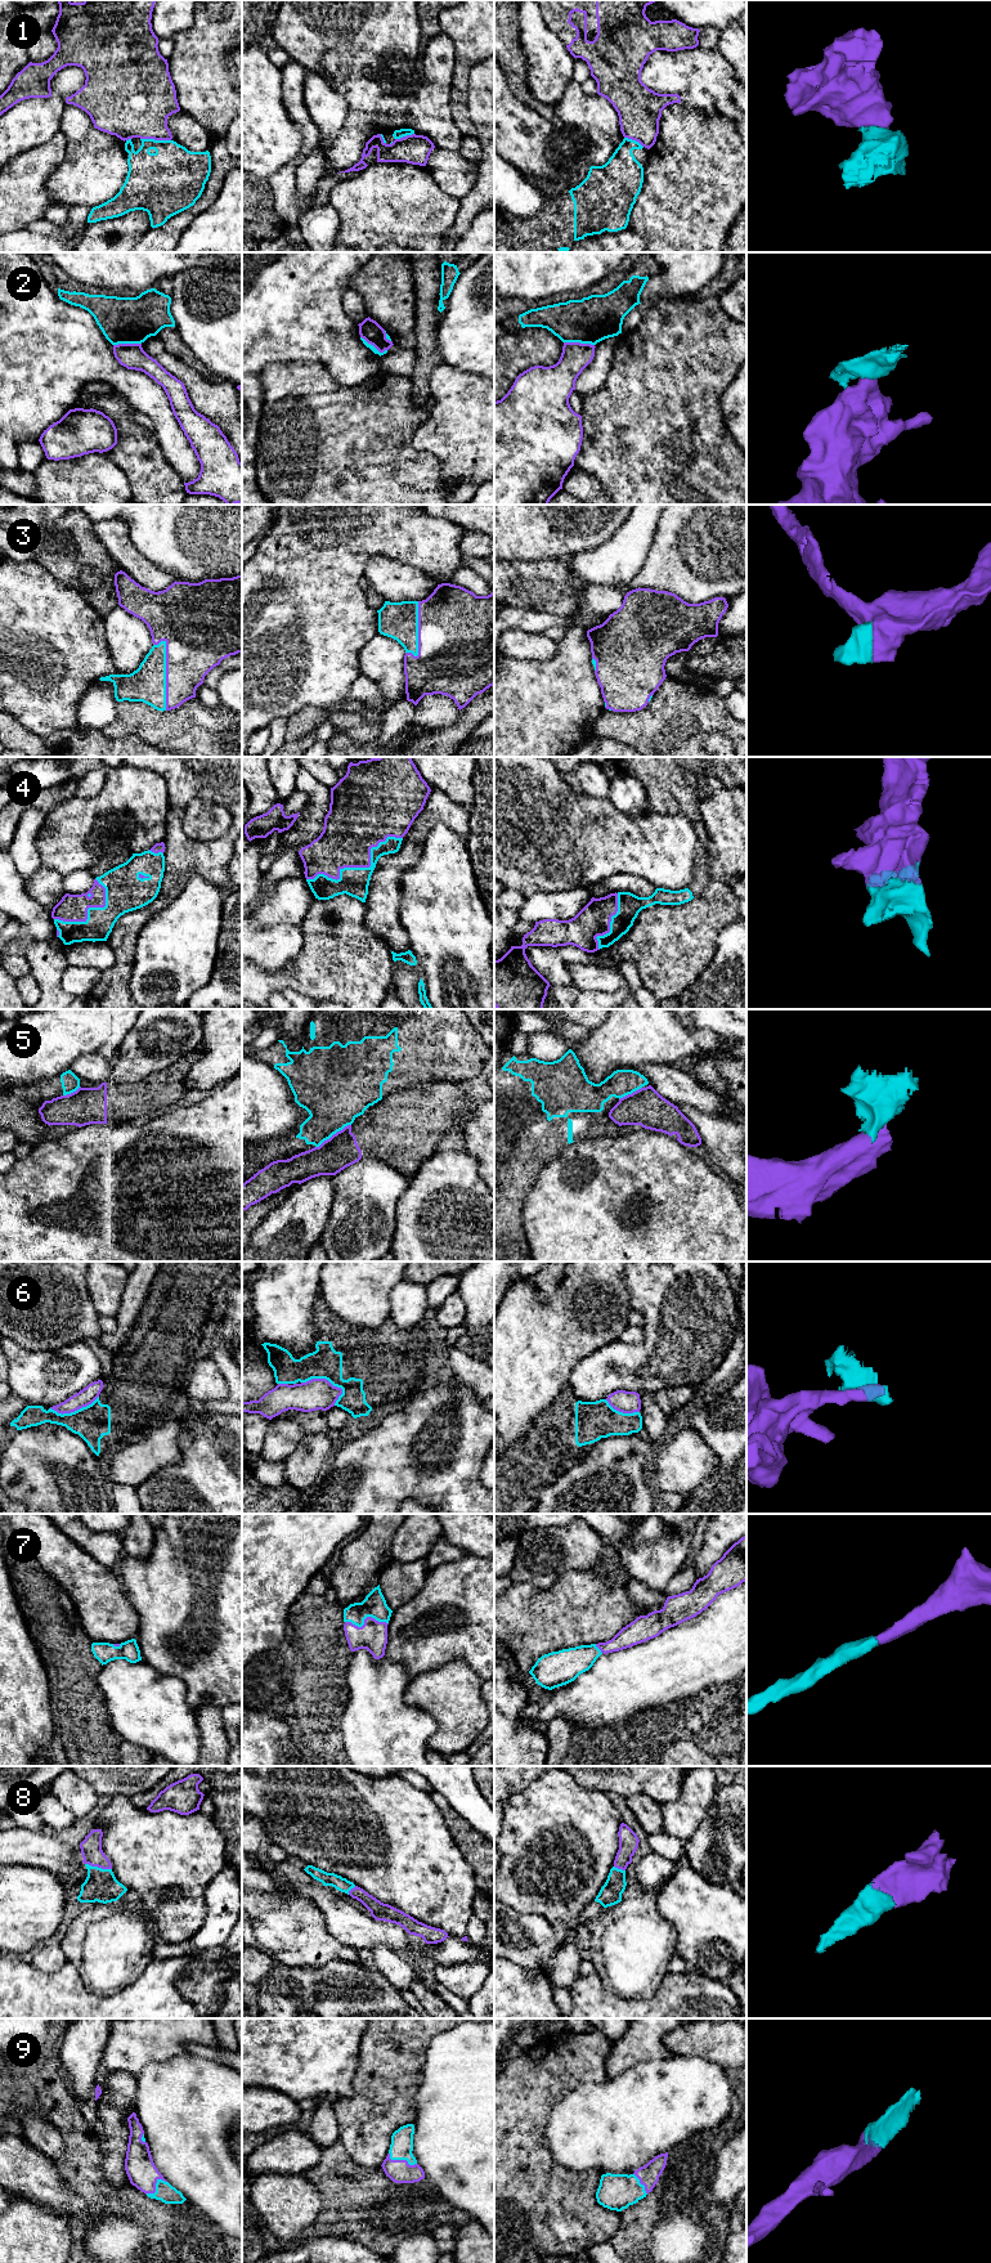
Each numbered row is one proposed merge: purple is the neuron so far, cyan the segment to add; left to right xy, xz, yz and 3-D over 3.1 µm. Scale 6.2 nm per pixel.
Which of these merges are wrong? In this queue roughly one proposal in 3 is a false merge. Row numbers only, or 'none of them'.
1, 2, 5, 6

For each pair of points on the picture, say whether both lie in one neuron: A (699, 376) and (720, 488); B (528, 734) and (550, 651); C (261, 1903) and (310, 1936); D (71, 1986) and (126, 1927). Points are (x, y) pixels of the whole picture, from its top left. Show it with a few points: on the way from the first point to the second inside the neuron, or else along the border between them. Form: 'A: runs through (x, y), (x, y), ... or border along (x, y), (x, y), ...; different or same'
A: runs through (699, 404), (699, 460); same
B: border along (559, 642), (559, 650), (550, 659), (516, 659); different
C: runs through (273, 1914), (299, 1936); same
D: border along (68, 1961), (88, 1989), (104, 1994); different

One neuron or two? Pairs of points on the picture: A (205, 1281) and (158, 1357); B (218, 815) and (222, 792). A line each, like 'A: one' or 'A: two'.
A: one
B: two

